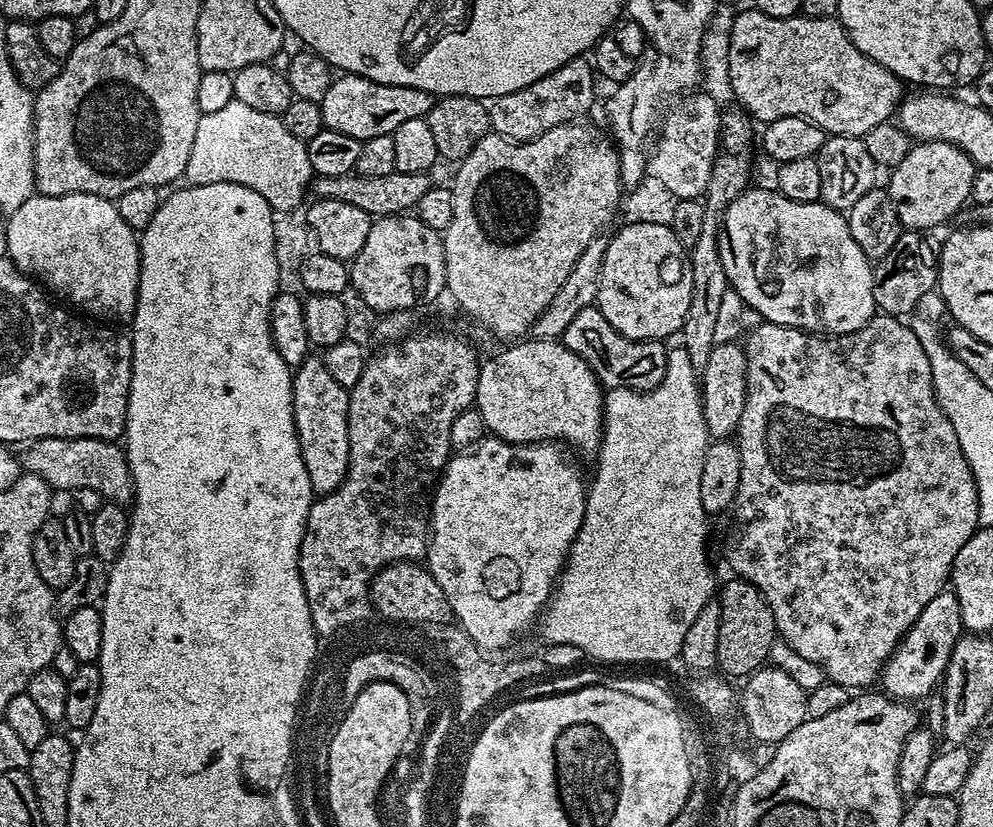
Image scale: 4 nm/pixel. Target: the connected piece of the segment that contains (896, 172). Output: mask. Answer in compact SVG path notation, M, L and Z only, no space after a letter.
M922 140L913 143L910 154L898 162L898 166L891 169L892 176L886 183L886 191L894 202L894 210L898 210L898 218L901 225L908 230L929 230L944 224L960 207L966 205L972 199L972 187L977 174L975 162L958 146L950 142L938 142L937 140Z

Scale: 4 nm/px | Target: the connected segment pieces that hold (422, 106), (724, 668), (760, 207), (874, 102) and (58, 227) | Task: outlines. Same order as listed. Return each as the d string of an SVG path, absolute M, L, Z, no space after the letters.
M340 74L333 79L330 90L326 90L326 98L322 98L319 105L327 131L350 134L350 138L363 142L392 135L402 122L410 122L410 118L425 119L433 103L432 93L426 90L374 82L365 76Z
M732 578L718 592L722 626L718 626L718 662L716 668L725 677L747 678L765 667L772 644L778 638L776 619L766 598L749 580Z
M749 187L748 191L743 192L738 198L734 198L734 202L730 202L730 206L724 211L720 253L722 254L722 266L726 266L726 278L731 291L738 293L747 307L758 310L758 314L762 314L764 321L770 324L781 324L787 328L802 328L805 332L827 334L829 336L841 336L842 334L857 332L859 328L866 326L866 322L870 322L873 316L877 315L878 309L874 298L874 278L872 277L874 264L858 246L854 234L850 234L847 215L823 202L814 204L794 202L783 196L778 190L769 188Z
M749 7L749 12L736 12L732 18L732 28L728 31L728 73L730 74L731 95L736 96L736 100L741 109L747 112L749 117L756 122L767 122L778 118L790 118L791 116L804 116L810 122L814 122L819 128L823 128L825 133L834 136L858 136L864 137L874 126L889 123L897 115L900 101L905 95L905 85L899 76L895 76L886 66L874 62L846 34L846 30L840 25L839 19L827 16L805 16L797 14L795 16L771 16L761 12L759 8Z
M33 194L29 200L22 202L22 206L18 206L18 210L14 210L7 220L8 225L4 228L4 244L8 247L6 255L25 276L39 282L49 293L57 292L61 301L69 300L64 302L73 309L81 308L76 310L81 313L89 312L84 313L89 317L97 316L92 317L97 321L131 321L138 302L140 242L134 229L122 222L122 214L118 214L113 201L94 194Z

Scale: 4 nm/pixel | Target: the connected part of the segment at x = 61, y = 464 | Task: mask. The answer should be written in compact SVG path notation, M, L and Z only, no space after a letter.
M42 438L23 449L22 464L31 475L40 476L53 490L74 494L78 490L98 490L105 501L128 506L132 503L132 475L128 453L119 443L98 438Z

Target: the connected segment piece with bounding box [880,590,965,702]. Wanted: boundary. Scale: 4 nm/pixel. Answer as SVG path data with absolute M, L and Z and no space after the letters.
M945 590L935 595L881 668L881 689L891 698L905 702L925 699L943 679L953 648L964 631L964 616L955 591Z

